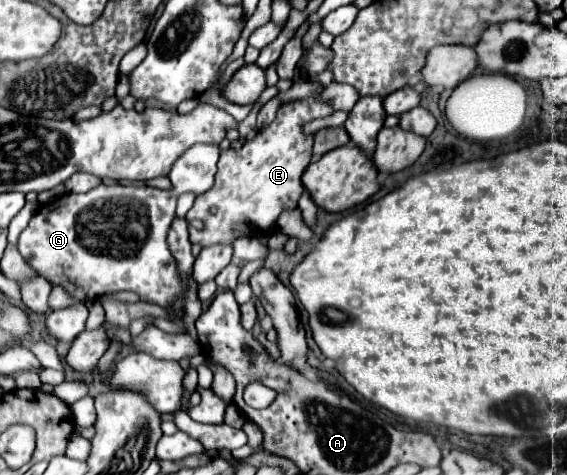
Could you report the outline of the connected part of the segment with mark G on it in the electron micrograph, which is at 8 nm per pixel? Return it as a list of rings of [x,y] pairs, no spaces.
[[[194,145],[188,149],[172,167],[170,181],[172,187],[168,191],[152,189],[146,185],[122,187],[122,185],[98,185],[88,193],[66,193],[52,203],[42,205],[28,227],[20,233],[18,251],[20,255],[52,285],[64,287],[72,297],[80,301],[92,301],[106,293],[116,291],[134,291],[142,297],[142,301],[156,303],[160,307],[170,305],[178,295],[178,273],[176,261],[168,247],[168,229],[176,217],[176,203],[182,193],[202,195],[214,185],[216,163],[220,157],[218,145]]]

